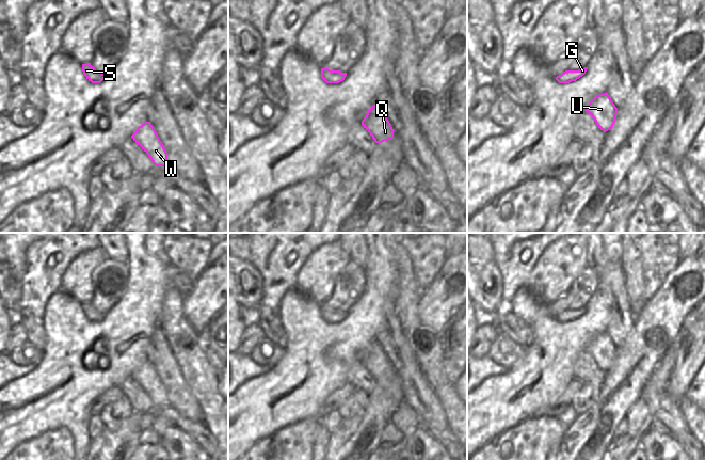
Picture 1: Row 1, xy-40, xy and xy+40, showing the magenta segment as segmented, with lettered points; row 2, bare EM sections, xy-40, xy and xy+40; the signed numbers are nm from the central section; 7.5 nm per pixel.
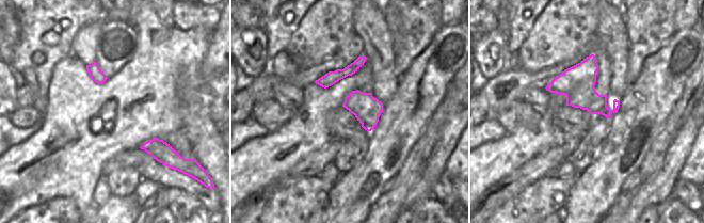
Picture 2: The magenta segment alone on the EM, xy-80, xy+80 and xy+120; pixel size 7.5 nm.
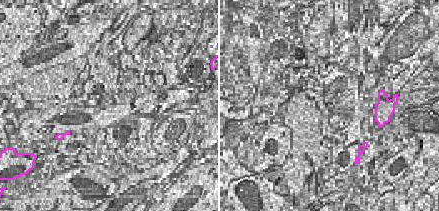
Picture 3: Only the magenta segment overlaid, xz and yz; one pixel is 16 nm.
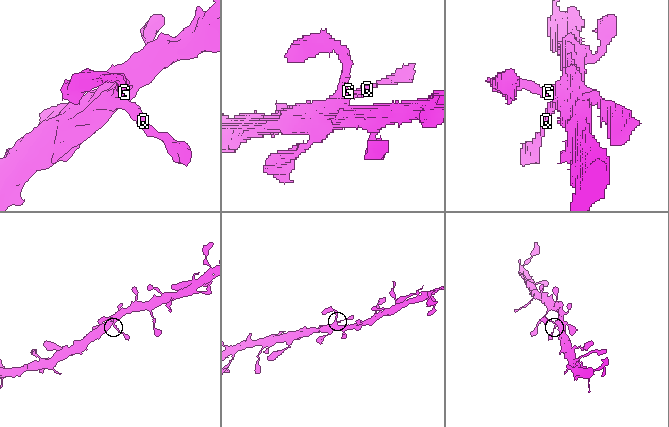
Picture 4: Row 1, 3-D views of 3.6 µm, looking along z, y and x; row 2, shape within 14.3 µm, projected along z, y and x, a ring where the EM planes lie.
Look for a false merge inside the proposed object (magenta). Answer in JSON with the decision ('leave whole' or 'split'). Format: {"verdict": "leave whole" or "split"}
{"verdict": "leave whole"}

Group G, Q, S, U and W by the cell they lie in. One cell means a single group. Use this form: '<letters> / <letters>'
G Q S U W

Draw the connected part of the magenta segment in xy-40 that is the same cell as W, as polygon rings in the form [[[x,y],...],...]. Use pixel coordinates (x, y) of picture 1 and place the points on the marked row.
[[[150,122],[139,126],[131,138],[148,155],[156,166],[170,166],[167,153]]]

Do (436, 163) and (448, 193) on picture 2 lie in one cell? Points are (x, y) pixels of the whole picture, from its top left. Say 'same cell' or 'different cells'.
different cells

